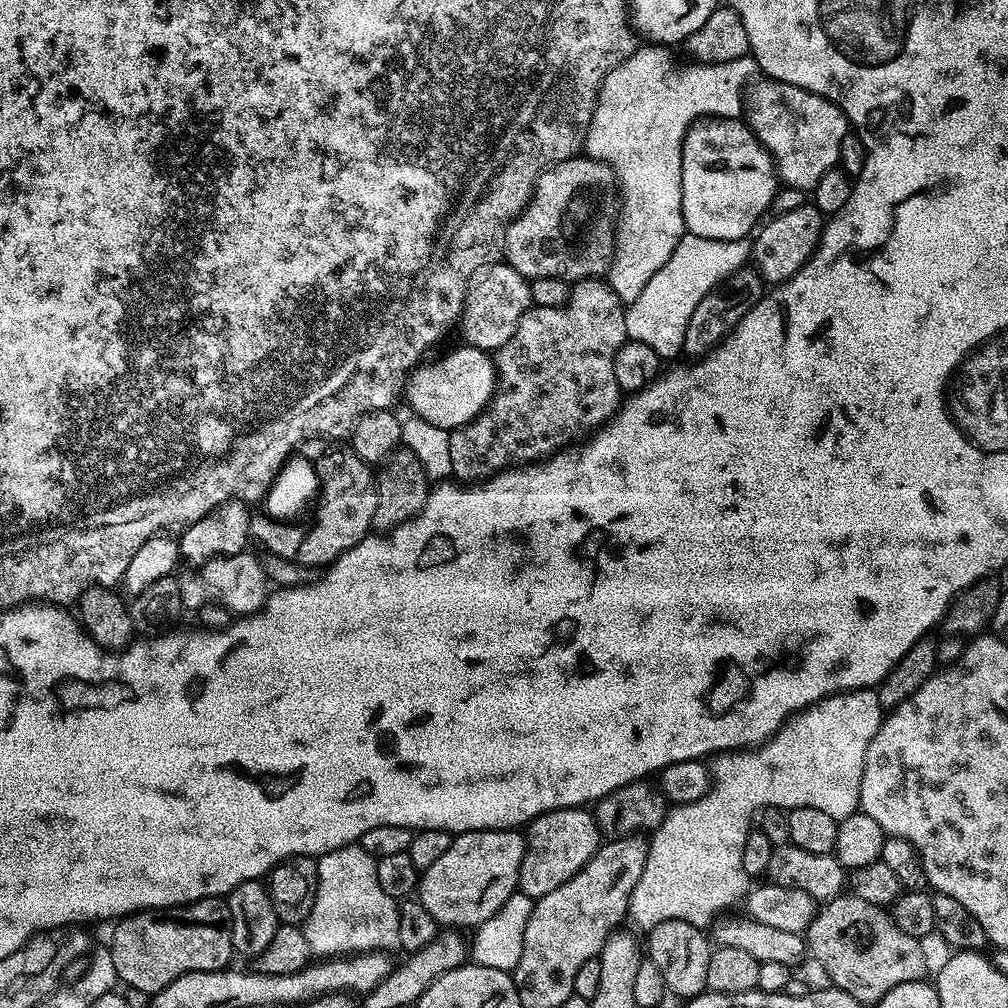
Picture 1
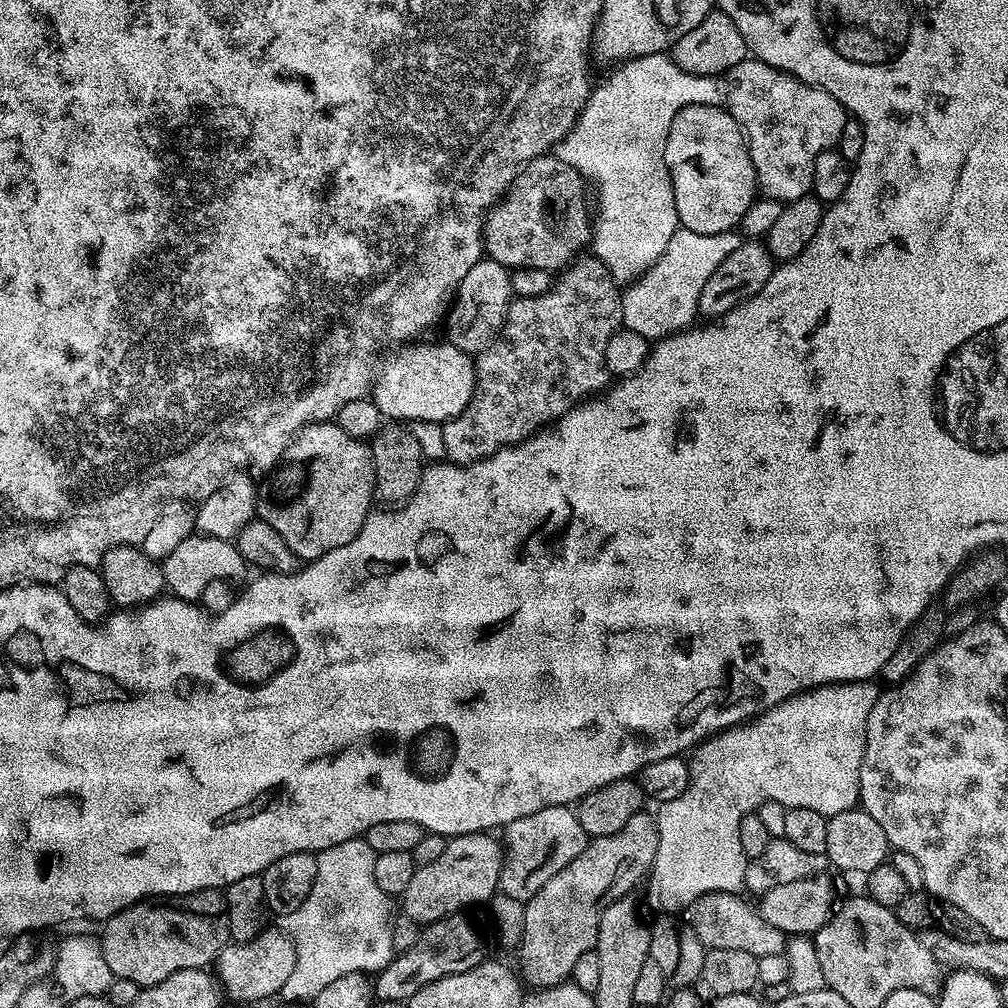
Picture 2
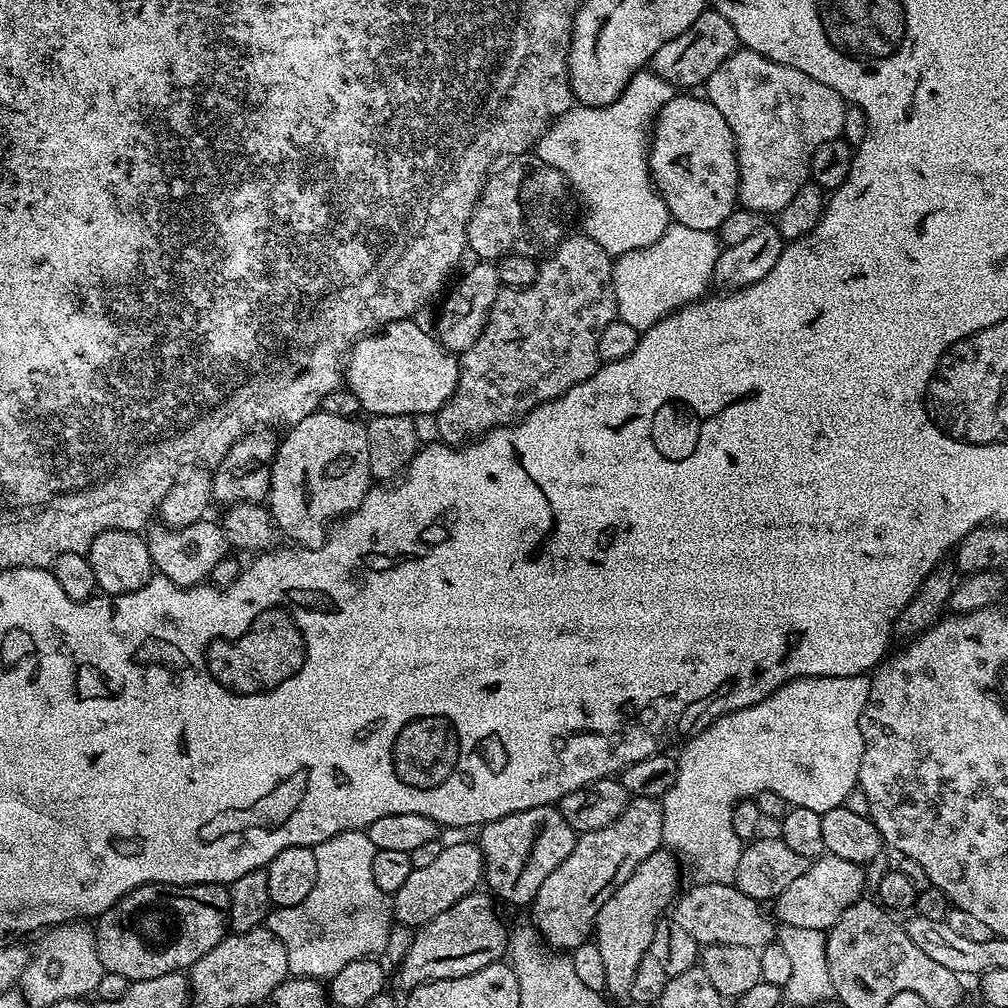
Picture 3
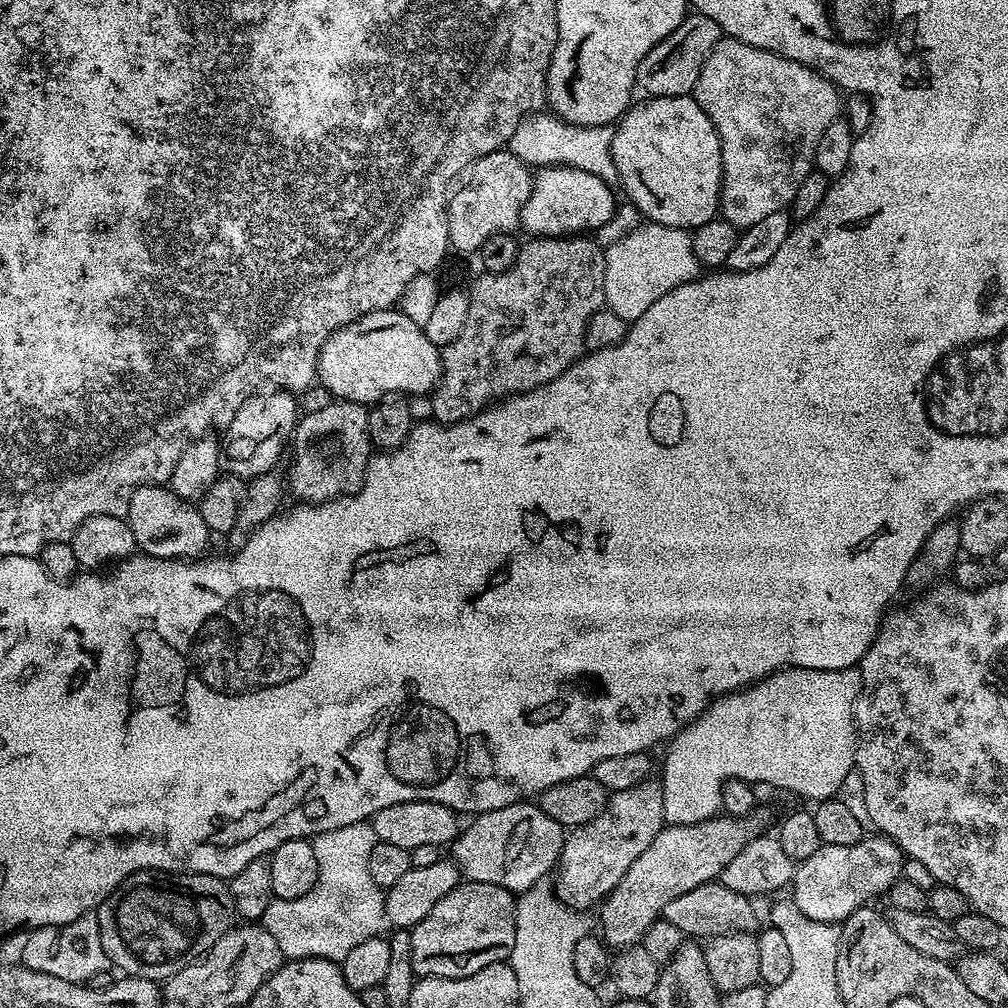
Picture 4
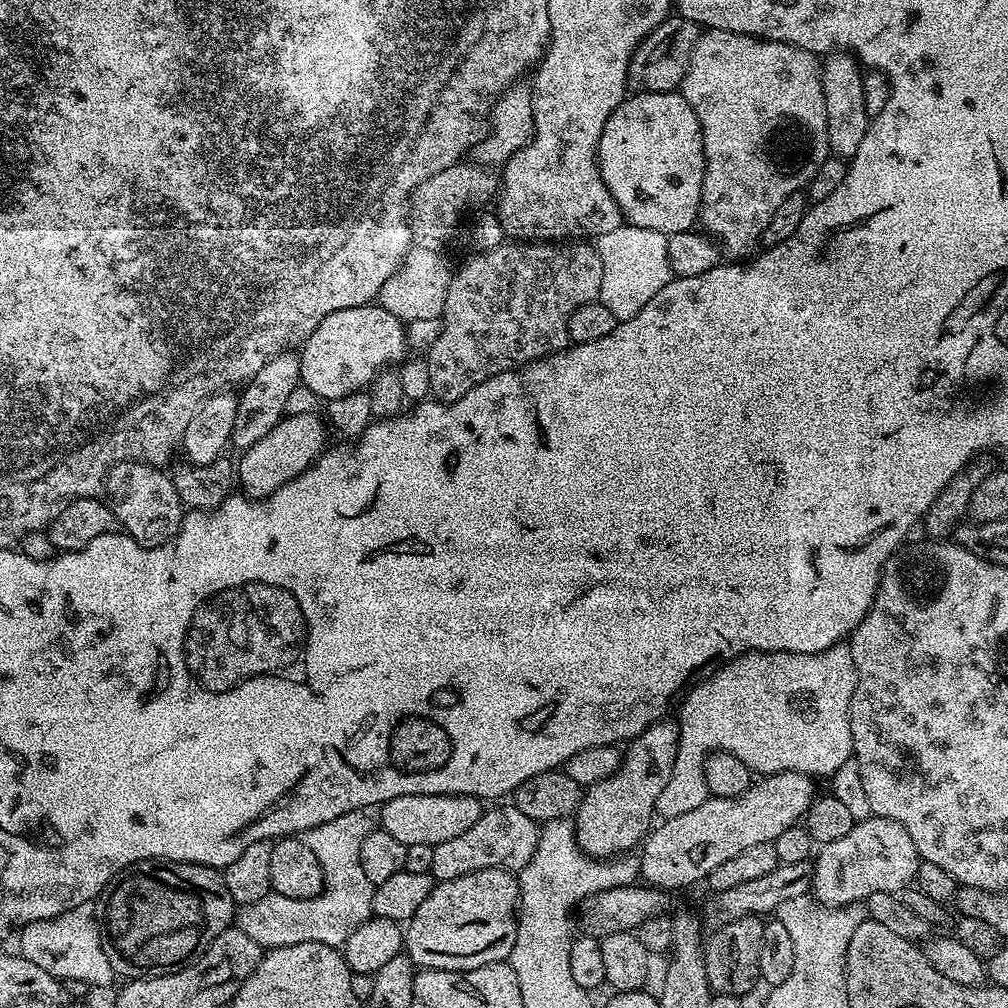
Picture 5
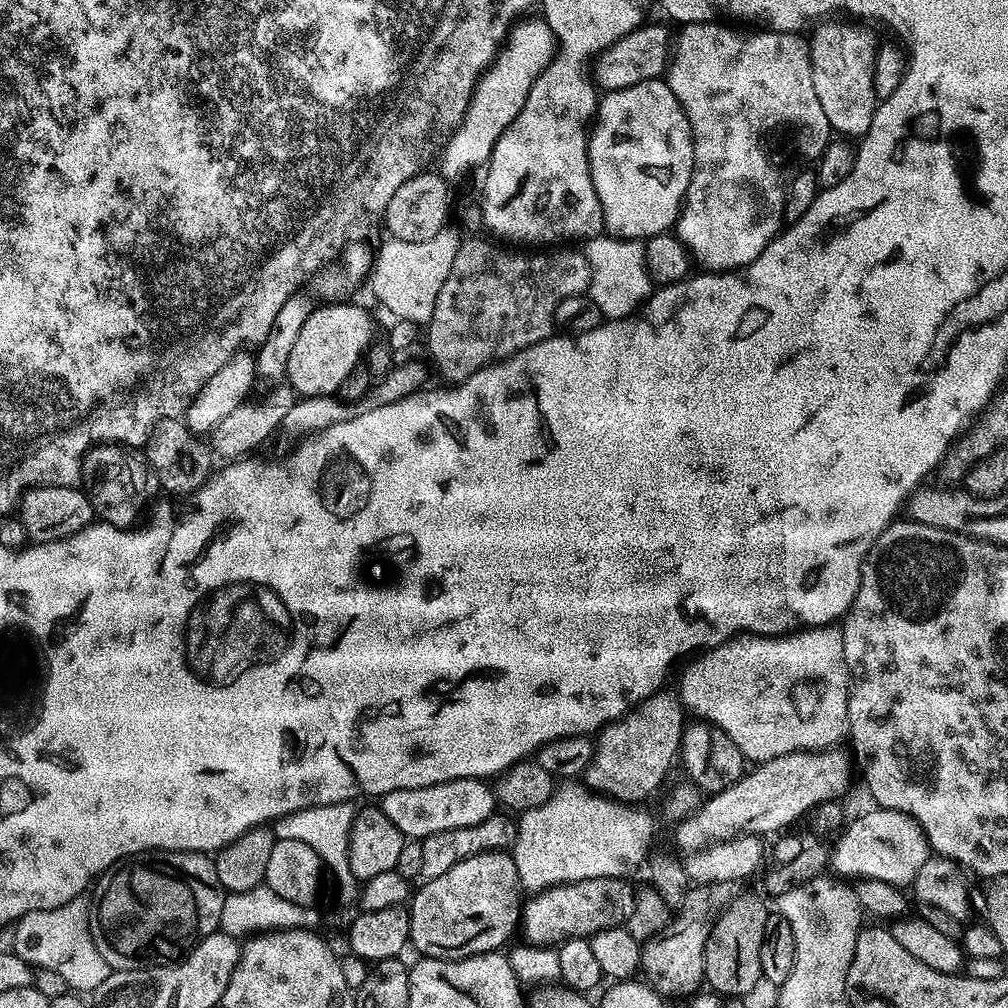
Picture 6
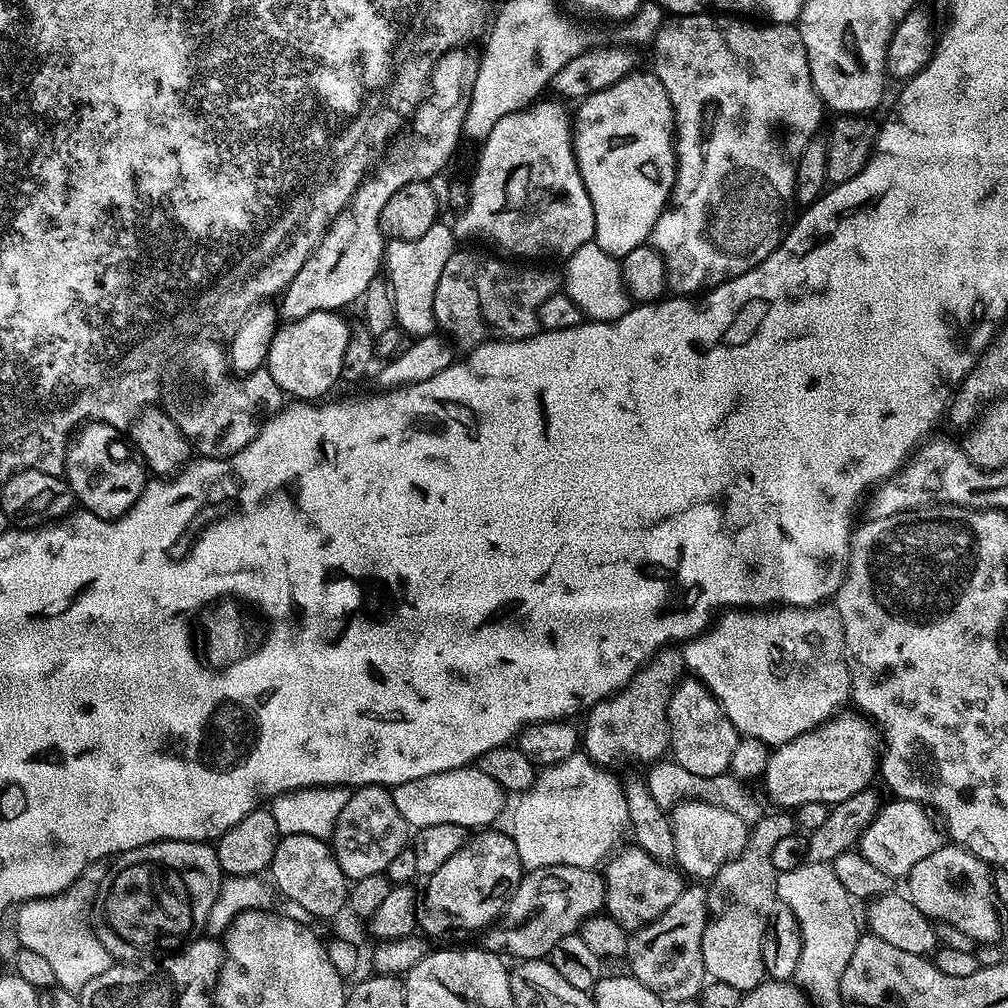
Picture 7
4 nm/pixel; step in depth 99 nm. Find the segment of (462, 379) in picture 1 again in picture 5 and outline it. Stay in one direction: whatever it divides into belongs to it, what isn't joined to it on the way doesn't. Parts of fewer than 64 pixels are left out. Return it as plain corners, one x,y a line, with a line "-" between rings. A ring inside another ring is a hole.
373,302
353,308
341,306
326,314
322,322
318,322
316,329
308,335
308,339
299,349
300,382
310,386
310,390
314,390
314,394
321,401
337,400
346,394
367,389
381,370
396,366
396,363
403,358
404,352
408,351
406,324
382,308
379,303

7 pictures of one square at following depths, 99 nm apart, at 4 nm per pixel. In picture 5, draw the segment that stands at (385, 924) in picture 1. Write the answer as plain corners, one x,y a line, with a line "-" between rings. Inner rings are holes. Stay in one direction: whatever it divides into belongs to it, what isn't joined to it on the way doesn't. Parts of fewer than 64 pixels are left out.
364,810
343,812
322,826
314,826
302,834
306,846
322,866
324,889
309,900
286,898
277,892
267,892
253,904
243,905
238,912
238,926
242,934
254,938
261,949
294,946
300,942
322,942
340,948
362,926
372,919
372,890
370,878
362,871
362,842
374,830
374,820

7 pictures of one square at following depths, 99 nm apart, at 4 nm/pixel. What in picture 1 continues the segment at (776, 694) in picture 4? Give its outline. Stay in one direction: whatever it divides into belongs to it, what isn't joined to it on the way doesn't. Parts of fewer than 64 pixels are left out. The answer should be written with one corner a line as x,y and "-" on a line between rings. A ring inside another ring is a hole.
856,688
853,692
836,692
835,695
828,696
827,699
820,700
817,704
811,704
809,708
804,708
795,716
788,717
784,721
784,725
768,739
766,744
761,744
759,748
737,750
717,755
710,764
712,791
700,798
698,802
675,805
665,816
662,823
656,827
655,832
651,833
650,839
647,841
646,866
642,866
642,878
638,878
638,886
634,886
634,890
630,894
627,919
629,921
633,920
641,928
641,933
644,934
647,934
654,926
658,926
658,922
670,922
671,920
690,922
690,926
707,929
717,919
716,912
730,907
731,904
738,903
739,900
741,903
742,897
749,891
750,877
746,874
746,870
742,870
742,850
746,850
746,838
753,827
754,817
757,813
766,808
787,810
789,808
801,808
802,806
814,806
814,810
822,810
825,814
830,814
830,818
839,822
845,820
850,814
857,812
860,808
860,783
864,773
866,750
870,746
870,742
874,742
874,734
878,734
885,715
886,710
878,702
878,694
873,689

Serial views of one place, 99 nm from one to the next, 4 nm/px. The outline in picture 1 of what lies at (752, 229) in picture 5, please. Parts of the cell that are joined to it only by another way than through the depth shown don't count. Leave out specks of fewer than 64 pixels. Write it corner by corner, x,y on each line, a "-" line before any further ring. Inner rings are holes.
767,78
761,79
761,84
753,83
751,85
750,91
746,96
746,123
749,128
751,128
752,133
758,137
762,142
764,148
772,156
773,162
776,163
776,172
779,179
783,181
784,184
789,184
790,186
798,186
799,188
805,190
811,190
815,188
818,178
822,178
822,174
826,174
831,168
837,167
840,163
840,143
844,136
849,135
850,125
848,120
844,116
844,112
836,104
831,104
831,102
824,96
819,96
814,94
810,90
802,90
798,86
793,84
787,84
781,80
769,80

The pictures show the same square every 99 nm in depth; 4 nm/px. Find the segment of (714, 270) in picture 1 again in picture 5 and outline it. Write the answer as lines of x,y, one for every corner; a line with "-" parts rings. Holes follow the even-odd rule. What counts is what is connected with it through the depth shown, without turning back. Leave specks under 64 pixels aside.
633,224
610,230
610,234
595,237
594,247
598,258
602,258
602,286
599,303
614,314
616,321
629,320
674,279
670,258
666,254
668,237
658,230
646,230

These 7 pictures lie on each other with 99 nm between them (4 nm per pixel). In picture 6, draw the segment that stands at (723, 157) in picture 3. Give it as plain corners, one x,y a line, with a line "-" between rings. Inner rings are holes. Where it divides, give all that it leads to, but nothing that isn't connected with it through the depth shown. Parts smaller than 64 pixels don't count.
657,78
655,80
647,80
646,82
638,82
634,86
626,86
622,90
604,92
599,97
594,123
591,125
588,134
588,161
590,162
590,174
594,182
594,190
598,194
600,205
602,206
604,226
611,235
621,240
638,240
643,242
650,236
665,235
675,225
676,218
679,216
684,202
684,196
688,193
690,178
694,170
694,142
692,141
692,131
690,130
688,115
682,110
678,98
674,98
674,90
670,90
667,79

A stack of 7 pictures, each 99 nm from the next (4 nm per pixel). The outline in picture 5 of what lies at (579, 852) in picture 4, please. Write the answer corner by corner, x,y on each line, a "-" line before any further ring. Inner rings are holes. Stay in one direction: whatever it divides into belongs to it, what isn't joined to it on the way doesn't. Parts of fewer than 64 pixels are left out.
675,719
655,720
642,734
627,741
620,757
620,769
585,791
574,813
576,841
585,854
593,860
615,858
631,853
647,837
654,824
658,794
666,790
670,770
674,770
674,758
678,758
679,737
680,726

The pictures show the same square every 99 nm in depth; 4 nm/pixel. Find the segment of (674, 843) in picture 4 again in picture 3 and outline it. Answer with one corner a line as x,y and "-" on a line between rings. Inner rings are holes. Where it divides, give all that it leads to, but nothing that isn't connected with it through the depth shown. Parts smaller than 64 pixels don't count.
668,850
650,854
650,858
646,858
646,862
642,862
642,866
638,866
638,870
634,870
634,874
630,874
630,878
622,882
622,886
618,886
616,893
606,898
606,906
602,906
602,910
596,915
594,943
602,954
606,970
606,992
609,997
627,997
630,982
634,980
634,973
638,970
638,962
642,962
642,958
649,955
652,947
654,924
669,911
670,905
677,899
681,885
679,886
680,868
676,865
675,859
677,860
677,857

